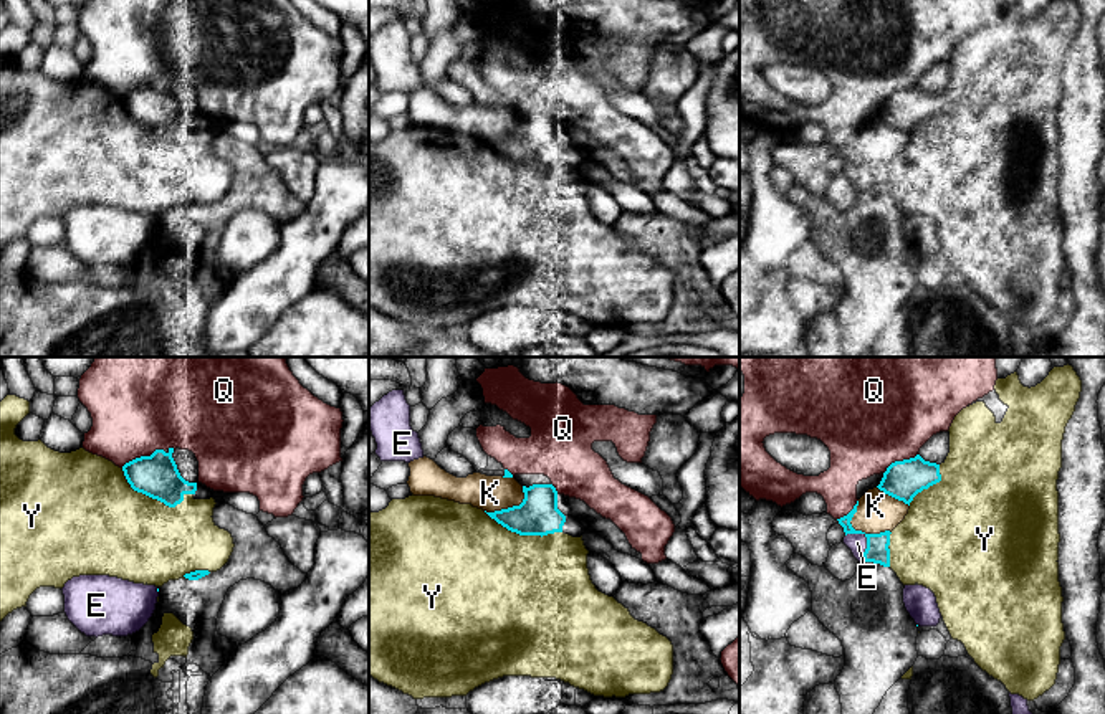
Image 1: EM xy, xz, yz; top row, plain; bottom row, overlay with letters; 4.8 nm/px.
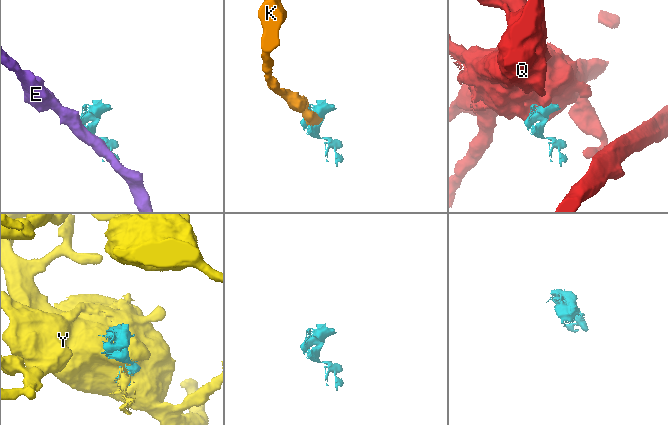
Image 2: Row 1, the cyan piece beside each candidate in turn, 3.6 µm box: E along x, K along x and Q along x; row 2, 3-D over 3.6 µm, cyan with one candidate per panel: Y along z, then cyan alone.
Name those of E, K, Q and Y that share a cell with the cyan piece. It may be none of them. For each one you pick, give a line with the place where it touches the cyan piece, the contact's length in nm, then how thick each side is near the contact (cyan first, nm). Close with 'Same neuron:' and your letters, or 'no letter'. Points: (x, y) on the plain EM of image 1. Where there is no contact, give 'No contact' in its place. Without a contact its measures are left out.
K: Touches cyan at yz (859, 161). Shared border 220 nm. Thickness 120 nm (cyan) against 190 nm
Same neuron: K

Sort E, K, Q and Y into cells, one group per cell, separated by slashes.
E / K / Q / Y

